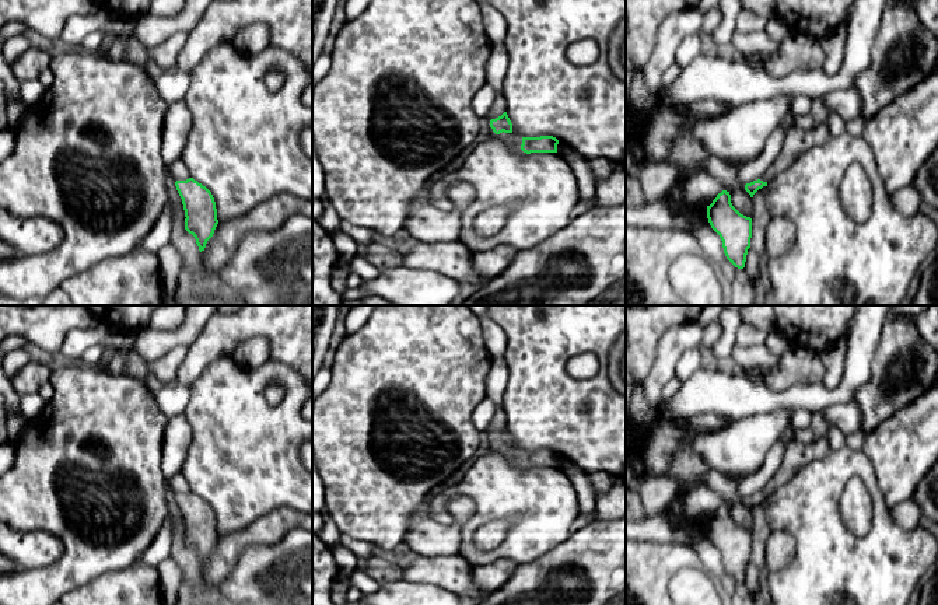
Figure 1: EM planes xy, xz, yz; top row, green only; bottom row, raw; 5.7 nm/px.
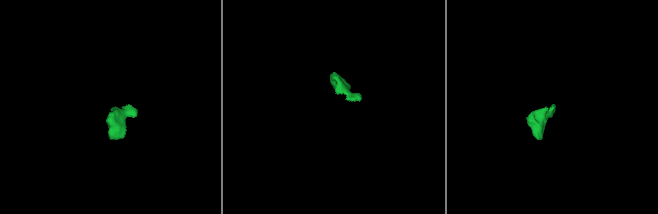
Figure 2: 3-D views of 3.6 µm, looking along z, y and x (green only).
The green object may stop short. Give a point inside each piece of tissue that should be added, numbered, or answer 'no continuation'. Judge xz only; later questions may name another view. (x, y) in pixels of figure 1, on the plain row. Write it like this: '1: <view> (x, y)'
1: xz (514, 454)

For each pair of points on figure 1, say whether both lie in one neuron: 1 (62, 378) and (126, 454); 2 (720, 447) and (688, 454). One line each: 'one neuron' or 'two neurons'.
1: one neuron
2: two neurons

